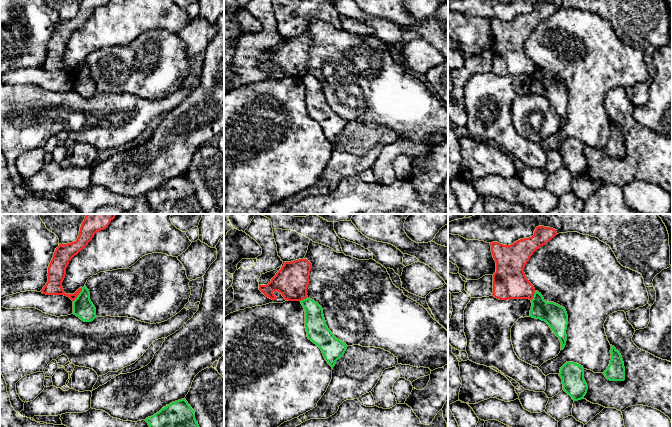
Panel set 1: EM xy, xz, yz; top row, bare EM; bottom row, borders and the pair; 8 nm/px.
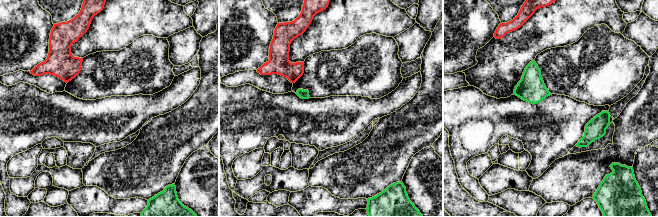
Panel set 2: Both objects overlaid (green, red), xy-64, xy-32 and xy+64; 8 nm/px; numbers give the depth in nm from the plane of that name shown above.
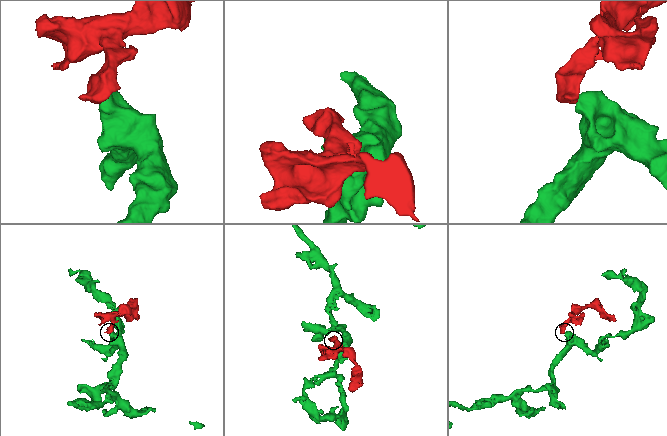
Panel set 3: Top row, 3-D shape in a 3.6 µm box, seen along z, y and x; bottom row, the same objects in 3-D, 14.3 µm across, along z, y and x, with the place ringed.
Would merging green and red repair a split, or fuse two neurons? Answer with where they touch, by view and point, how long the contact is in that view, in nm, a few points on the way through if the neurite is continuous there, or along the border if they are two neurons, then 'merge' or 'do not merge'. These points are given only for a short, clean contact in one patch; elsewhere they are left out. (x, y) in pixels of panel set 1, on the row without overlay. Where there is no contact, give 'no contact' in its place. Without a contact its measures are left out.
contact xy (78, 71); length 130 nm; border xy (82, 64), (73, 77); do not merge

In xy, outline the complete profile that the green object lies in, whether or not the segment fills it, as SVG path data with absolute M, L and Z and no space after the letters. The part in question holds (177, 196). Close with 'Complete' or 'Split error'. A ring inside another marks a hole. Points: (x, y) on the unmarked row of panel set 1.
M186 175L170 179L145 197L154 214L206 214Z. Complete

